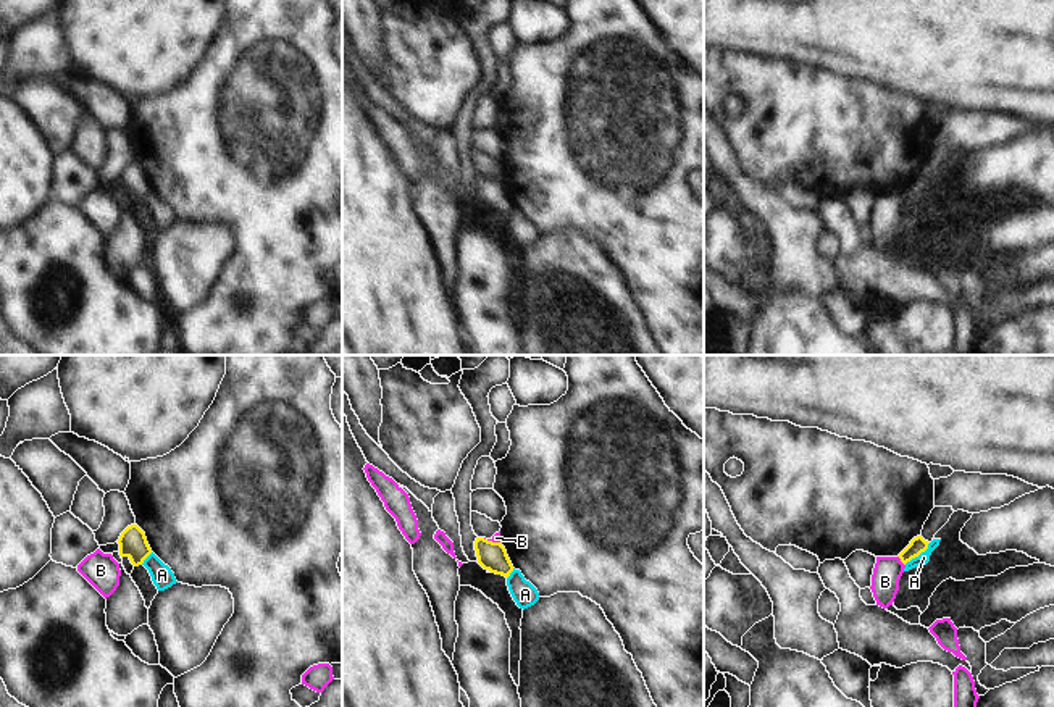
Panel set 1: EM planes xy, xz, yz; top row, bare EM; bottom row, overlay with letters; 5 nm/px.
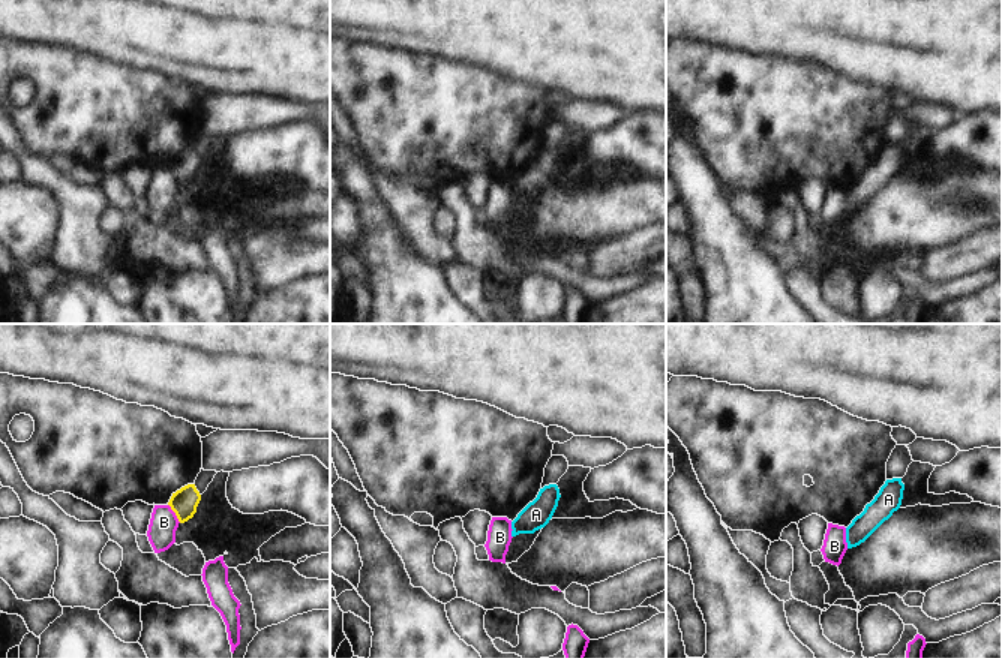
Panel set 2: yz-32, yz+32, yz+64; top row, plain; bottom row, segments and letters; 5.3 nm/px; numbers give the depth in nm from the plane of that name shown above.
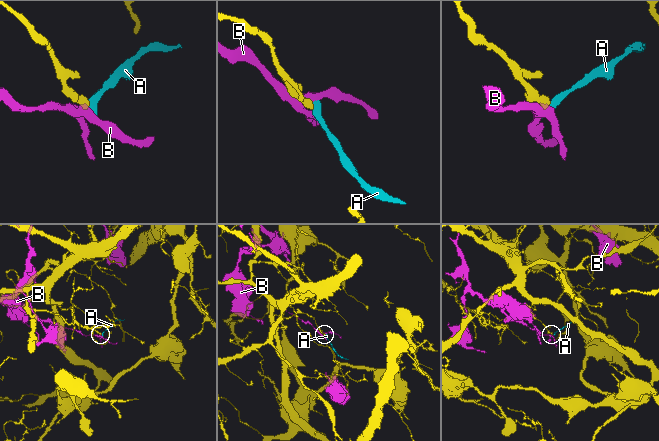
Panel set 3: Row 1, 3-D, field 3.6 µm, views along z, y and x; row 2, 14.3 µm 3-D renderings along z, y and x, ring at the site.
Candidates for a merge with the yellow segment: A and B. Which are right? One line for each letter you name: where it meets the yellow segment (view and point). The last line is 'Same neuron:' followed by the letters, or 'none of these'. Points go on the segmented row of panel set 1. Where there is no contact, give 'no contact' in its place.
Same neuron: none of these

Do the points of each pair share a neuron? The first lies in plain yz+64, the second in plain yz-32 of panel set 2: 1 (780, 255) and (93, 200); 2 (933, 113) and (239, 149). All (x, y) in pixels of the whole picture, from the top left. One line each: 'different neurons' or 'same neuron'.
1: same neuron
2: different neurons

